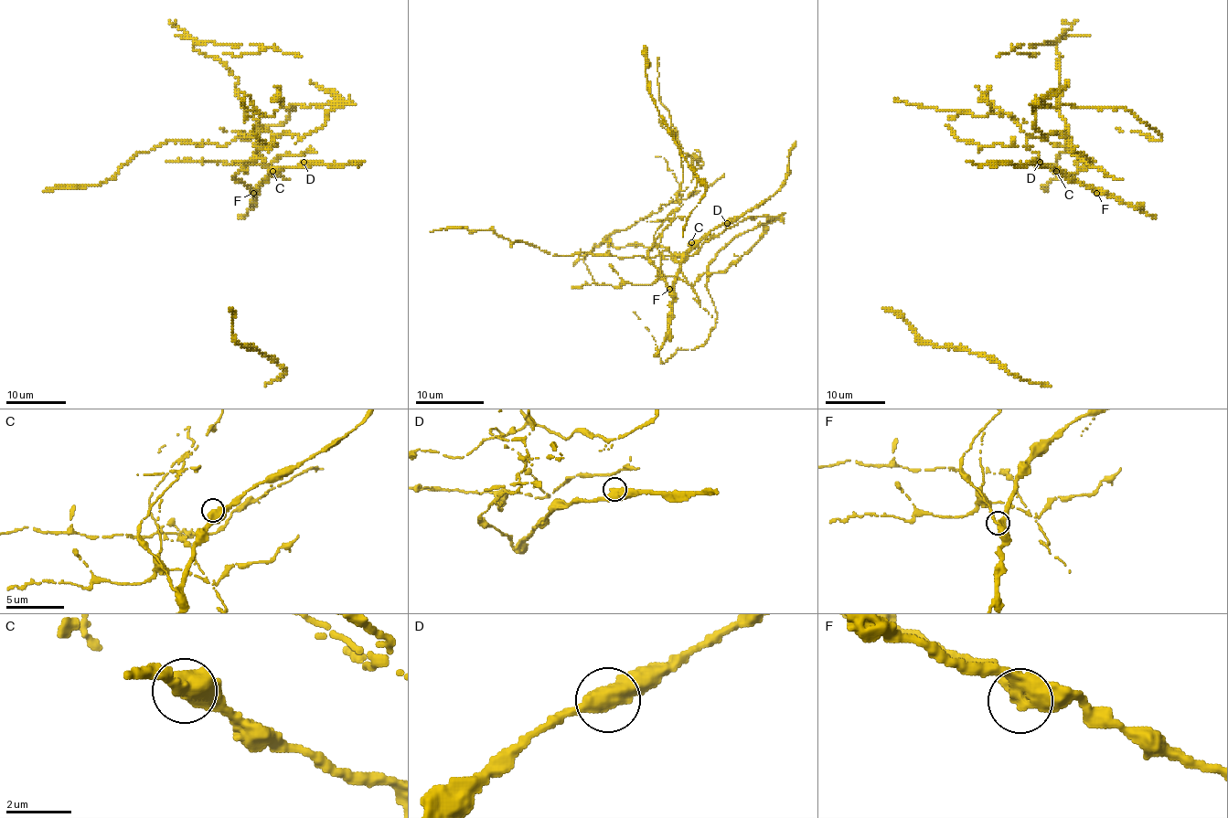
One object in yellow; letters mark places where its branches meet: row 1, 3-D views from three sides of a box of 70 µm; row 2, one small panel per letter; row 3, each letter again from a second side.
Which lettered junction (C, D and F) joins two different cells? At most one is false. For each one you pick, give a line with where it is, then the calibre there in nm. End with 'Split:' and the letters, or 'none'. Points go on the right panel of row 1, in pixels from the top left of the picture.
F: place (1096, 193); calibre 380 nm
Split: F

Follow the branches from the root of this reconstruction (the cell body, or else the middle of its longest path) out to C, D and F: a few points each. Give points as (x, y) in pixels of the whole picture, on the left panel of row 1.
C: (259, 141), (254, 162), (247, 164), (235, 177), (252, 190), (272, 171)
D: (259, 141), (254, 162), (247, 164), (235, 175), (252, 190), (273, 173), (294, 168), (304, 162)
F: (259, 141), (254, 162), (247, 164), (235, 175), (252, 194)

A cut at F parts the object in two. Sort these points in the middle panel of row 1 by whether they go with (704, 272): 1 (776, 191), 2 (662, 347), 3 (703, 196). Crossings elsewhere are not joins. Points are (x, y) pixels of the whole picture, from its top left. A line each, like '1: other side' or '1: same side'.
1: other side
2: other side
3: other side

